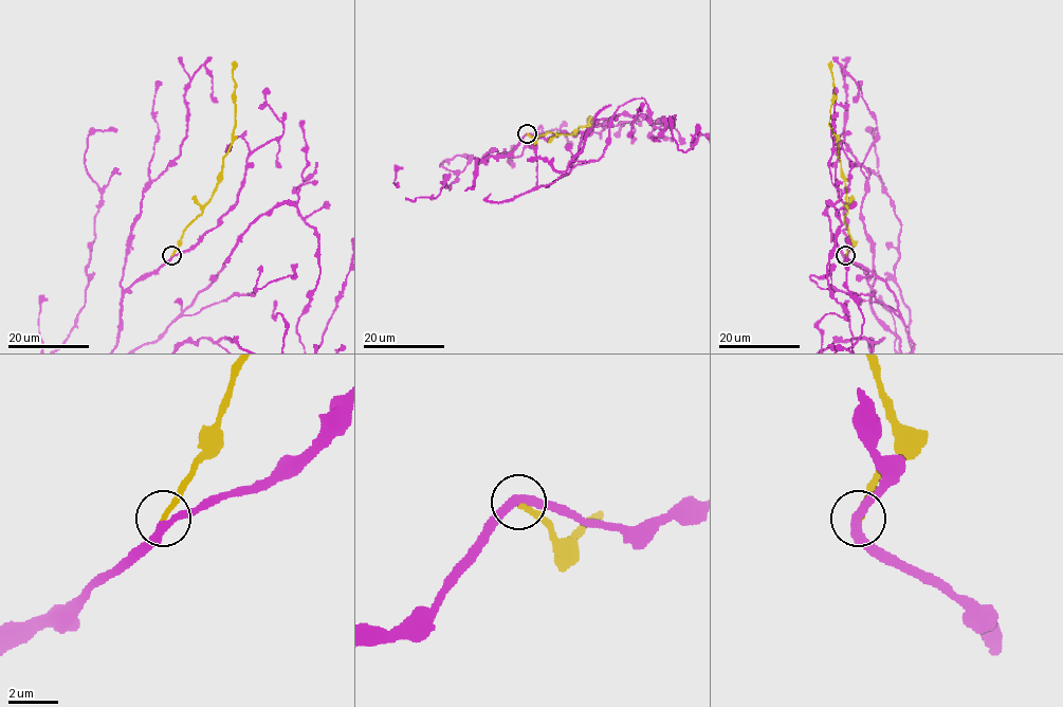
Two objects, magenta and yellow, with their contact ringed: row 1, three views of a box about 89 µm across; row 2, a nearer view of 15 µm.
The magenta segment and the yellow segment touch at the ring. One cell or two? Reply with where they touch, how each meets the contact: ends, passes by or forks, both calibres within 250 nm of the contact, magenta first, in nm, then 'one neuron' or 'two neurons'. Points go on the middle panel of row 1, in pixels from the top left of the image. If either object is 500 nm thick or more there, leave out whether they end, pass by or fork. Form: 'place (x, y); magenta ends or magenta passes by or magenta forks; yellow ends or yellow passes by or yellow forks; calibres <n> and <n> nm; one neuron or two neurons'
place (527, 133); magenta passes by; yellow ends; calibres 320 and 260 nm; one neuron

